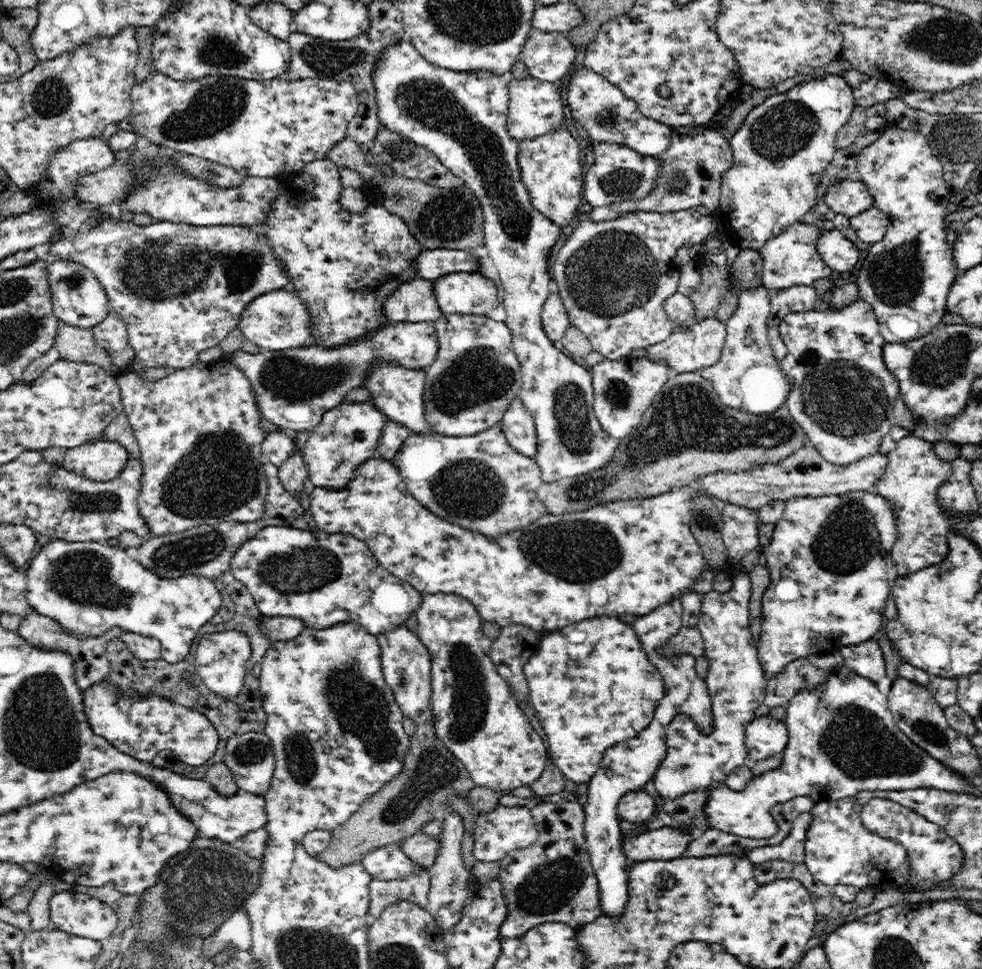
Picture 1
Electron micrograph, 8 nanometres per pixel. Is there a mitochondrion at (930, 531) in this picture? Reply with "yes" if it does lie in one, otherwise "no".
no

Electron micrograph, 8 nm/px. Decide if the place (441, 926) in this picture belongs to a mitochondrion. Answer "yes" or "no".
no

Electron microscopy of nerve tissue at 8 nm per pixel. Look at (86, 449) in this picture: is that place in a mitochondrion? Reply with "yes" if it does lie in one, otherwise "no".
no

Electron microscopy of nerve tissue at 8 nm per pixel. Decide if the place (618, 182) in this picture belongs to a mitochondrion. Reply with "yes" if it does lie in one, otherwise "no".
yes

